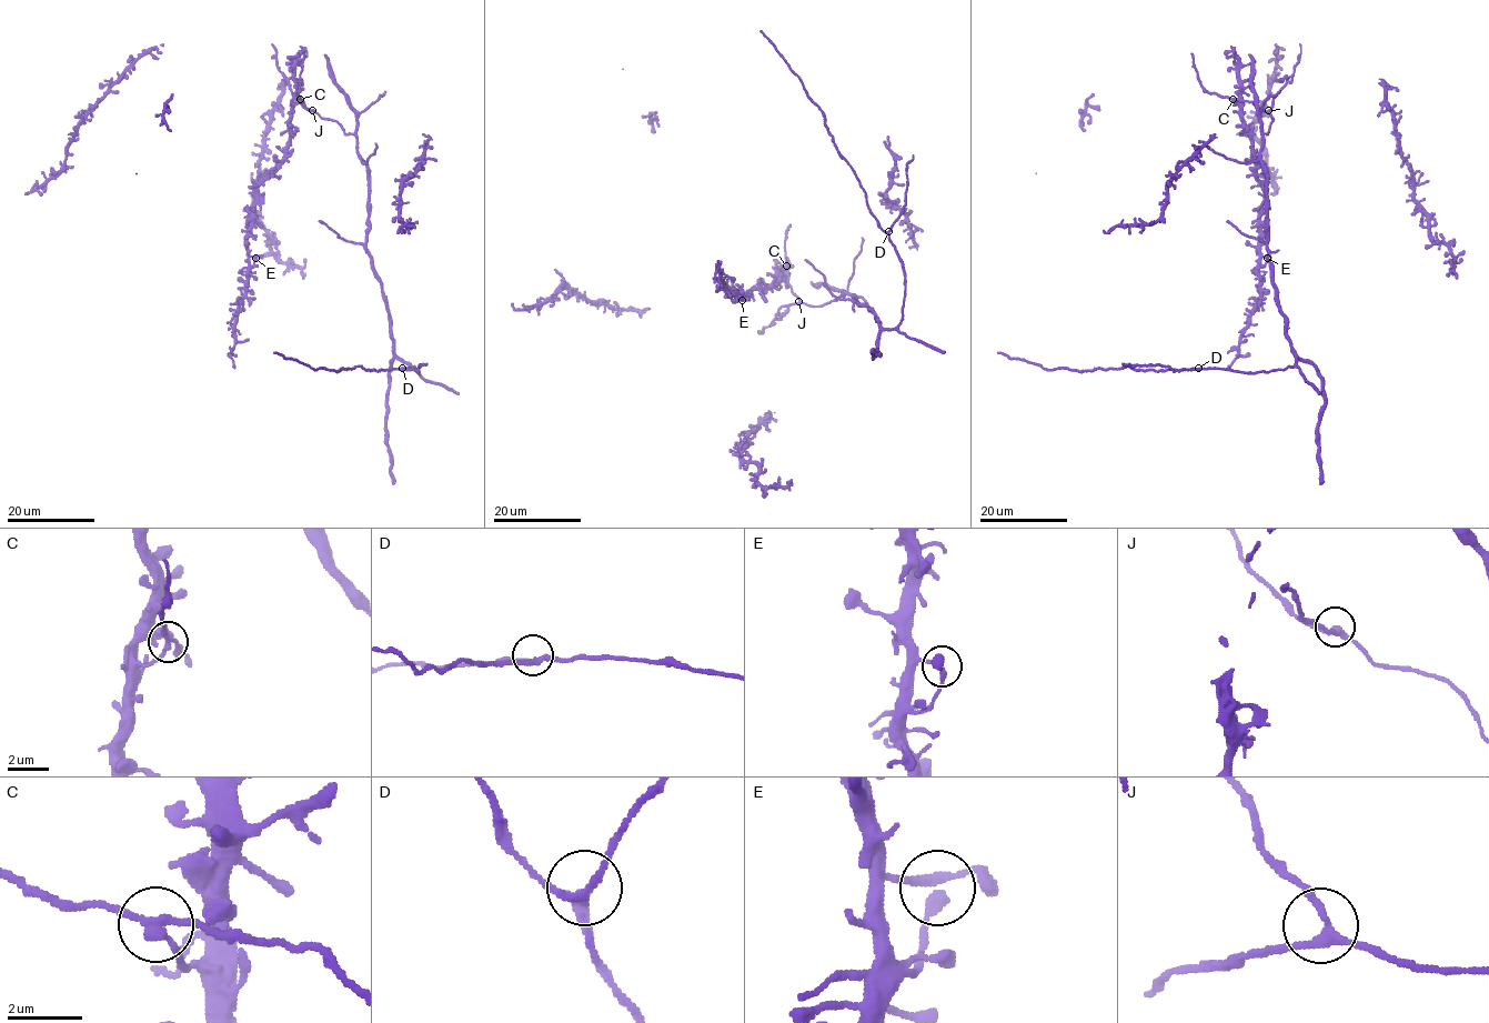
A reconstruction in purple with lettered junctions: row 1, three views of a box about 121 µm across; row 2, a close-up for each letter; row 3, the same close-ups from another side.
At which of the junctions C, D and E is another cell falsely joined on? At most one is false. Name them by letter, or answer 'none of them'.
none of them

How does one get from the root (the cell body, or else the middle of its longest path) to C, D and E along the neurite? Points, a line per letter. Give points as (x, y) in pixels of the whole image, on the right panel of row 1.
C: (1263, 141), (1274, 121), (1270, 113), (1251, 102), (1233, 99)
D: (1263, 141), (1267, 251), (1295, 364), (1254, 373), (1198, 368)
E: (1263, 141), (1274, 121), (1270, 113), (1240, 99), (1255, 177), (1265, 188), (1259, 252), (1267, 258)

